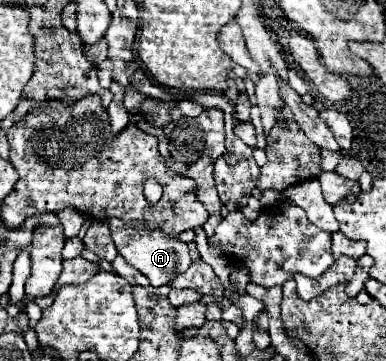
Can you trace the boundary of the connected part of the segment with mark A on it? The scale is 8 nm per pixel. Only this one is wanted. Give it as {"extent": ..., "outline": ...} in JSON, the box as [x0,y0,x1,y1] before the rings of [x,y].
{"extent":[108,219,190,287],"outline":[[[110,219],[108,221],[112,231],[112,241],[118,249],[118,253],[134,267],[138,267],[140,273],[144,273],[154,287],[168,285],[176,275],[184,273],[190,267],[190,255],[188,255],[188,243],[182,243],[178,237],[166,235],[160,227],[148,227],[140,221],[124,223],[122,219]]]}

